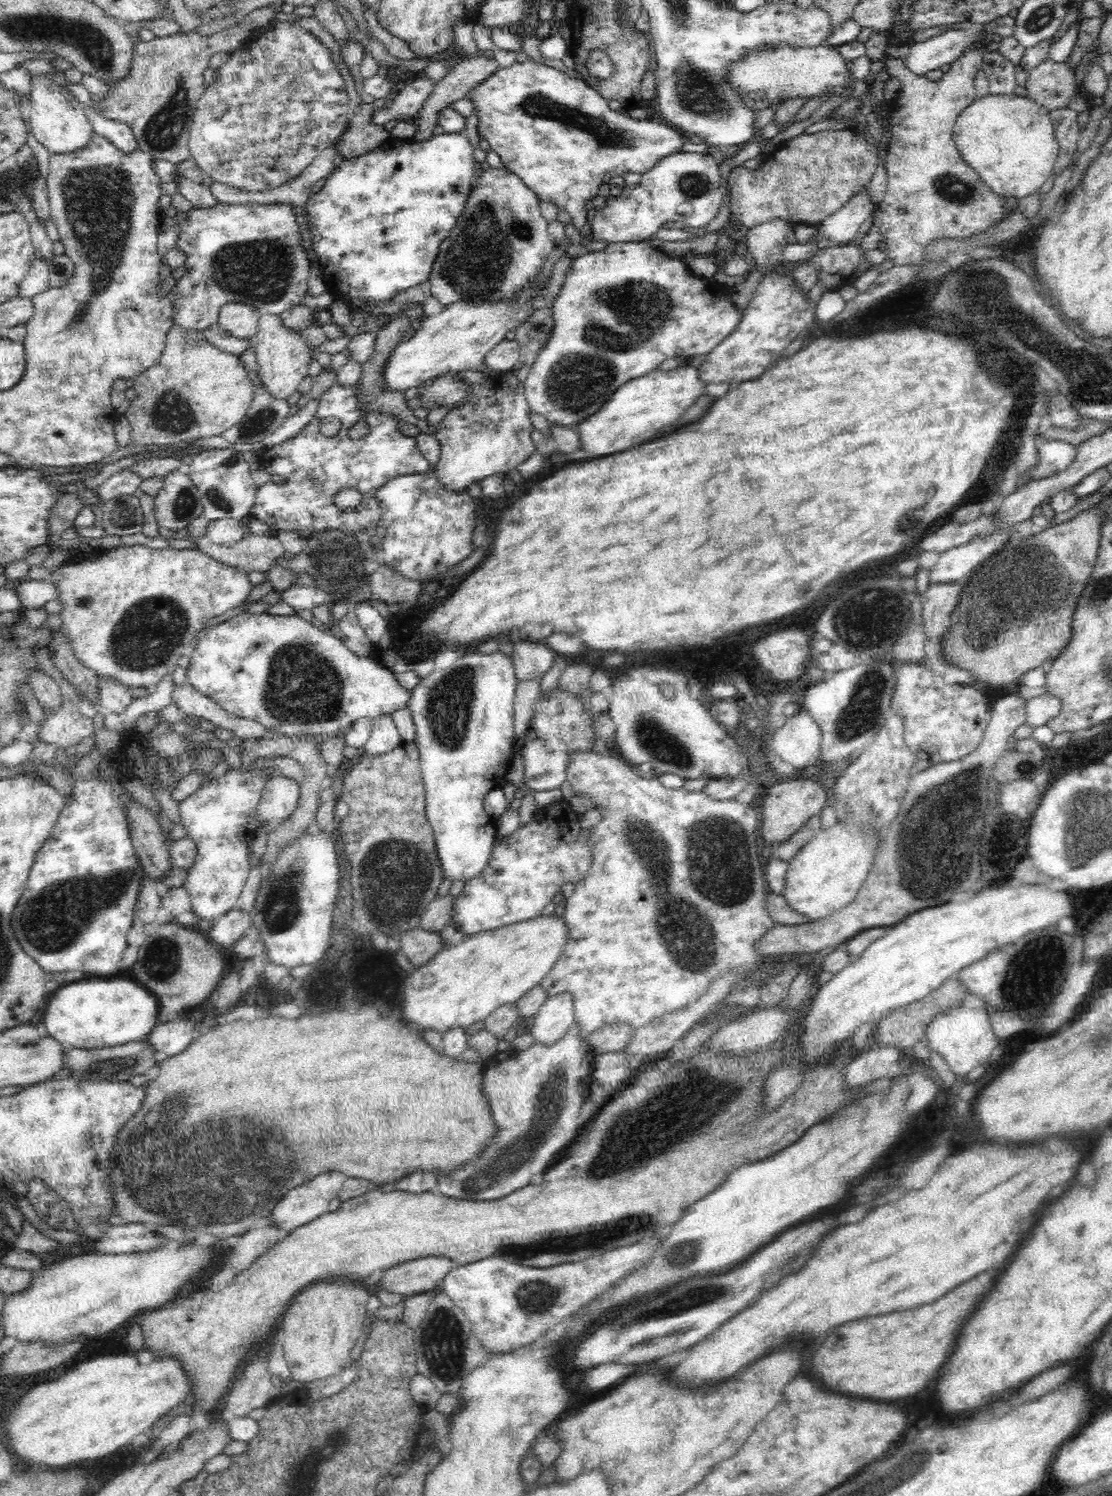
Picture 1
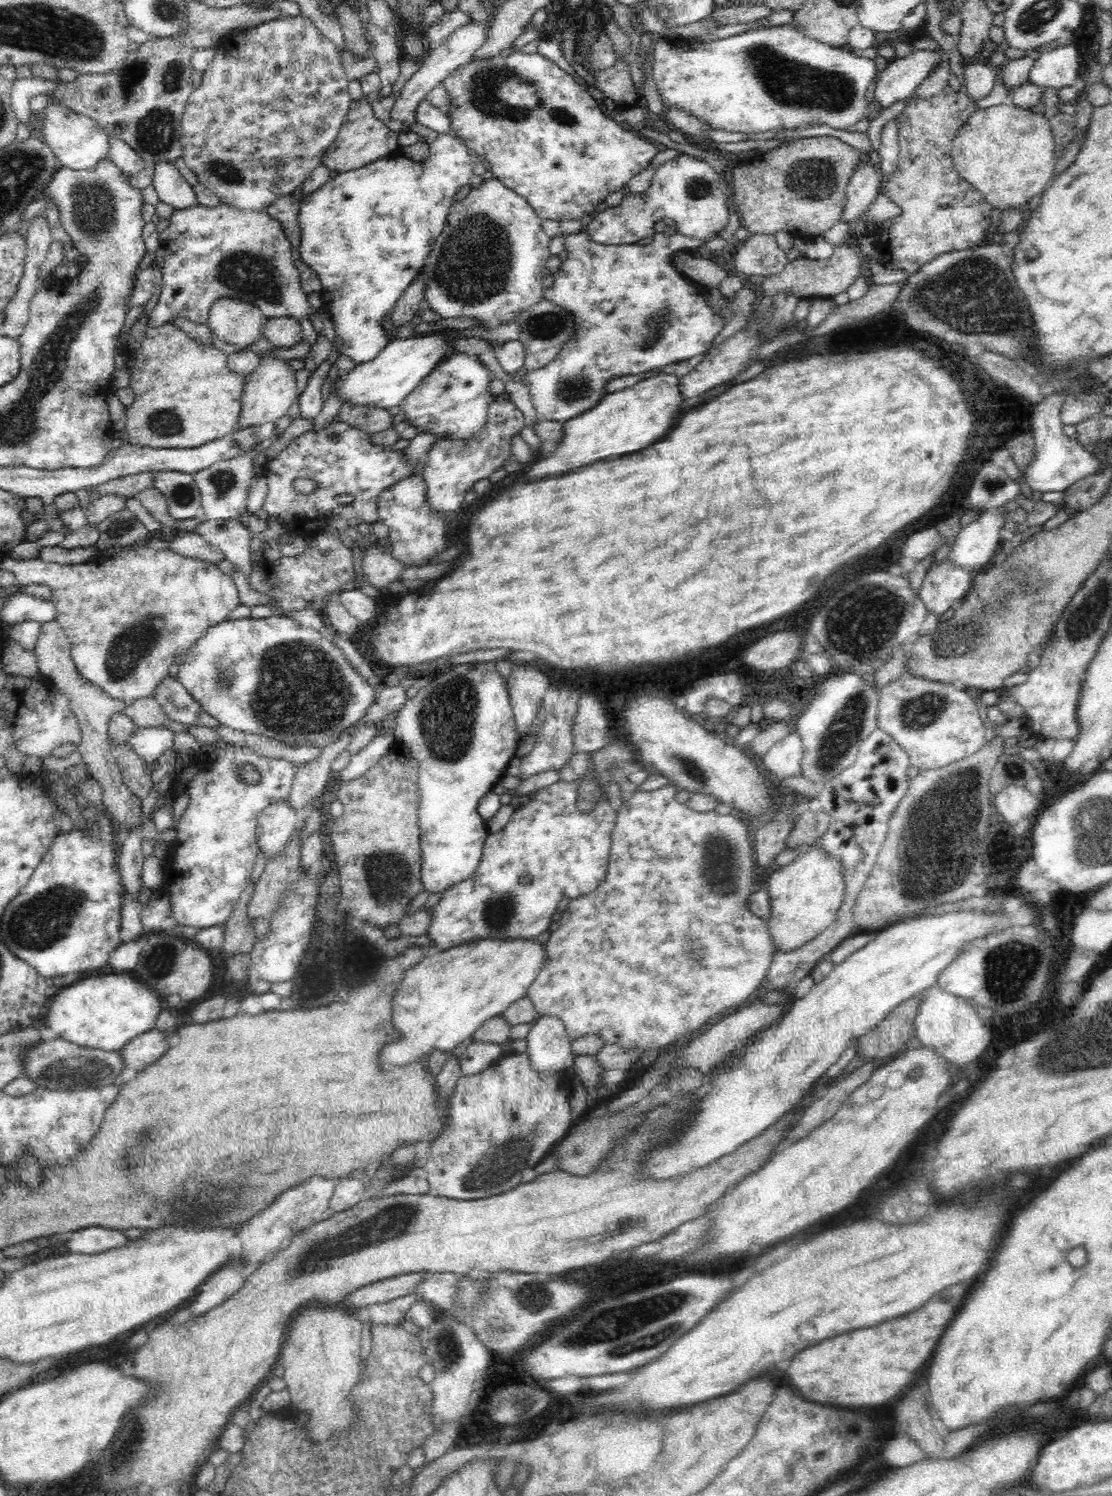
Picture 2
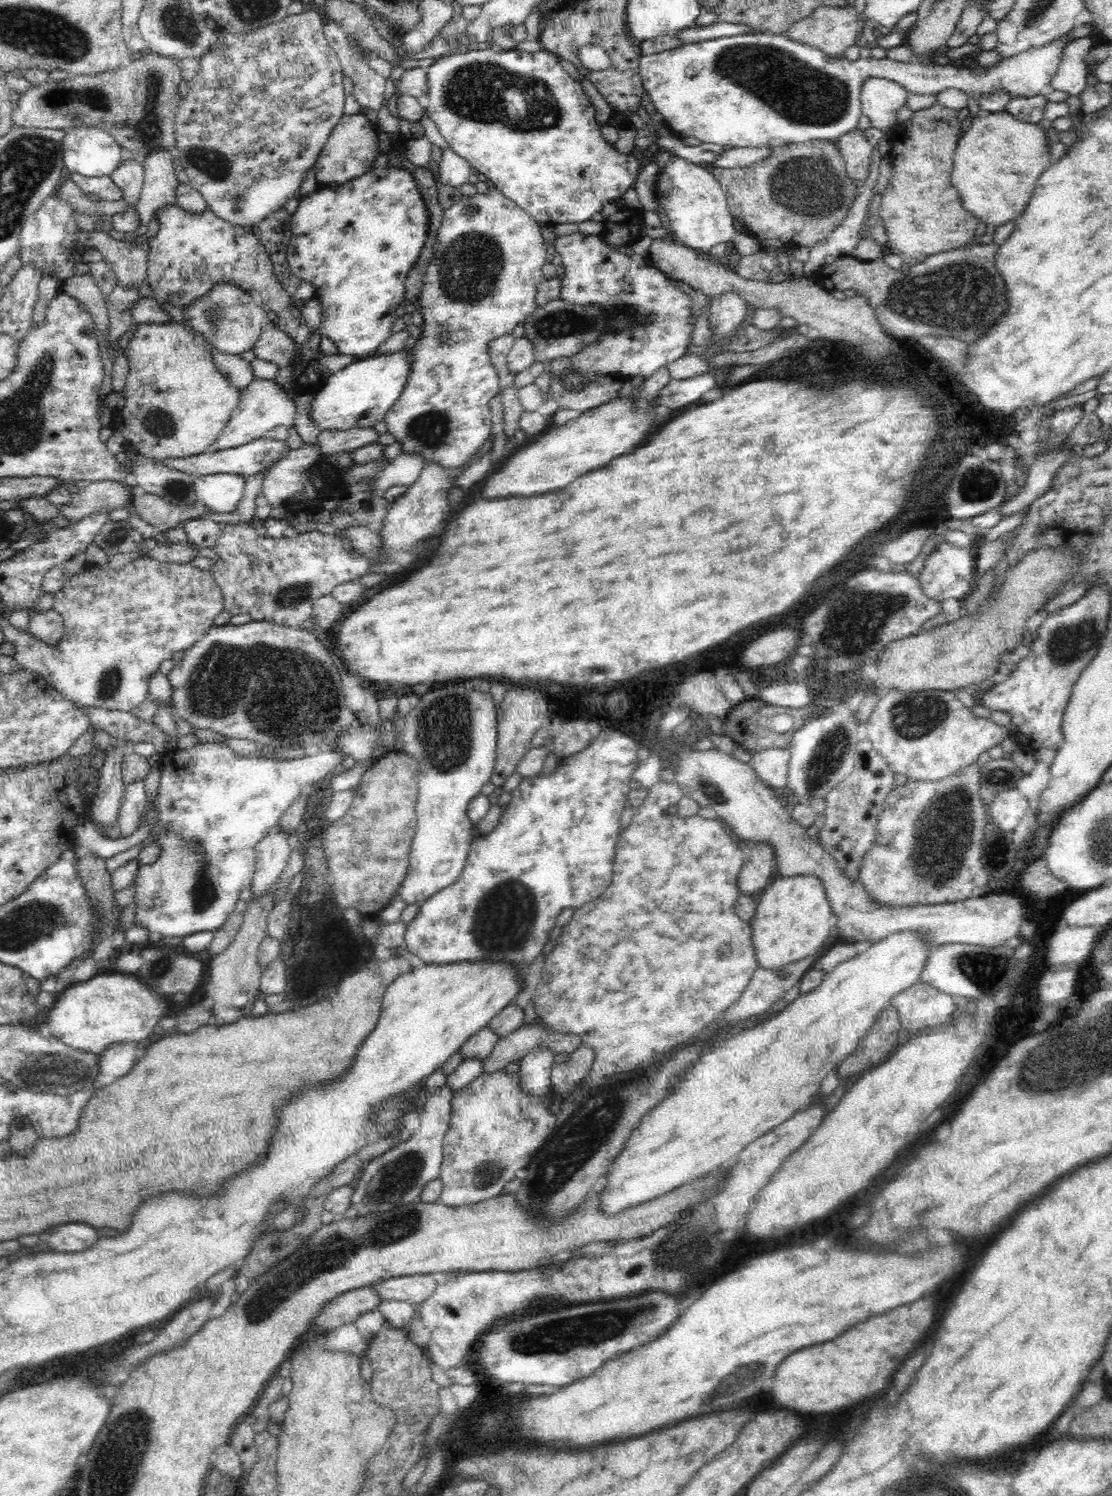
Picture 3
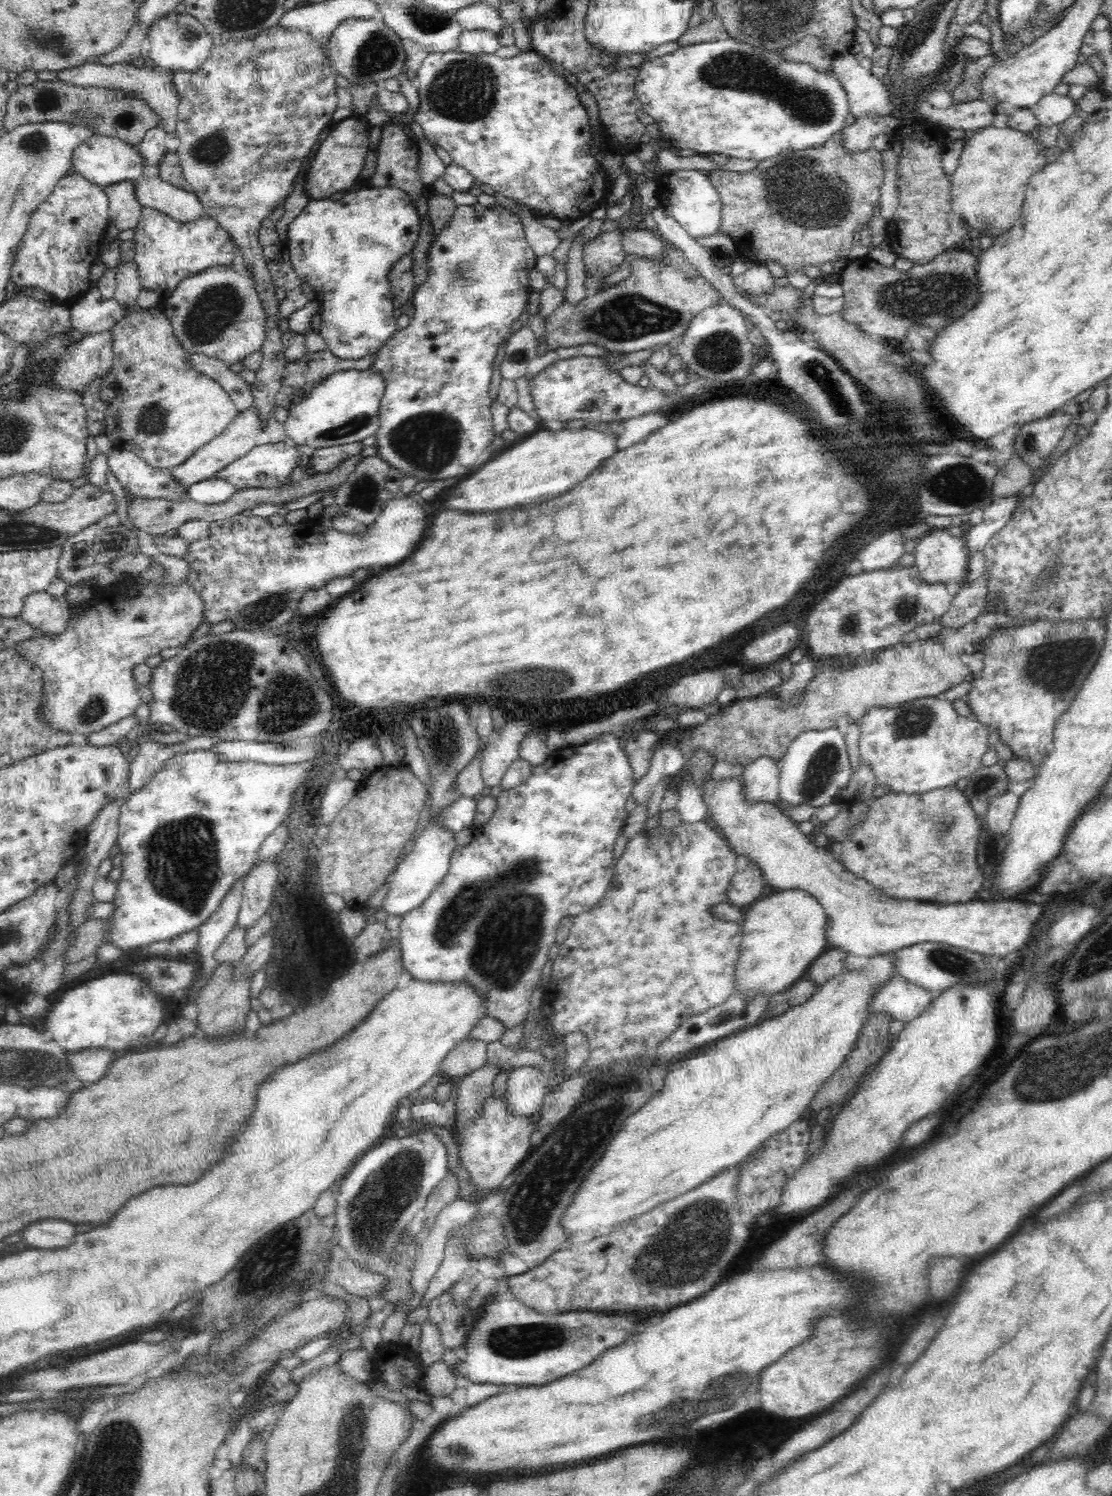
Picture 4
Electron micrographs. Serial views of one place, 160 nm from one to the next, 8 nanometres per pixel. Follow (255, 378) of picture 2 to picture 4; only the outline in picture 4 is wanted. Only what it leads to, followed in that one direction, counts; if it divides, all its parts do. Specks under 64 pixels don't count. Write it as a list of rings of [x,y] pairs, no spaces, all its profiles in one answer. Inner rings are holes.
[[[250,406],[248,410],[237,413],[234,420],[216,438],[207,442],[182,464],[171,469],[172,478],[178,480],[182,486],[187,488],[196,484],[196,482],[214,477],[218,470],[226,468],[230,462],[238,460],[240,456],[244,456],[246,452],[250,452],[258,444],[256,440],[258,440],[258,434],[264,431],[264,428],[261,427],[264,423],[266,423],[266,420],[258,416],[257,410],[253,406]]]

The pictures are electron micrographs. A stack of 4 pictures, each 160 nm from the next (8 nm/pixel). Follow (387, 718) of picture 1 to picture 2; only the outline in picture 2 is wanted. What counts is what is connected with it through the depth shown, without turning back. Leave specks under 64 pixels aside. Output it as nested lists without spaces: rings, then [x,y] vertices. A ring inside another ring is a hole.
[[[395,735],[376,736],[368,746],[364,746],[364,748],[361,748],[356,754],[351,756],[347,766],[338,772],[337,776],[341,778],[341,782],[360,778],[383,756],[386,756],[391,748],[397,745]]]

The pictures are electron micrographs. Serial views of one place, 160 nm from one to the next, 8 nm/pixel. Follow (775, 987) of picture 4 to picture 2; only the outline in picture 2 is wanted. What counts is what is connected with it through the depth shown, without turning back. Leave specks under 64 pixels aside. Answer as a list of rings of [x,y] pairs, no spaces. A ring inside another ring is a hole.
[[[816,842],[788,865],[774,867],[766,875],[771,906],[767,929],[777,950],[790,952],[804,946],[836,920],[846,886],[841,864]]]

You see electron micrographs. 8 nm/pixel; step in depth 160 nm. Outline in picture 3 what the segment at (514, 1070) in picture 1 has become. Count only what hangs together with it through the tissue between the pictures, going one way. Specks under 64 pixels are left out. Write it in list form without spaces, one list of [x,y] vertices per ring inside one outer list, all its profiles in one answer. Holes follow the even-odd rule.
[[[504,1070],[478,1076],[465,1088],[462,1088],[451,1102],[449,1128],[443,1141],[444,1160],[440,1166],[438,1178],[442,1179],[442,1194],[439,1202],[455,1208],[478,1205],[478,1202],[494,1198],[501,1194],[502,1188],[510,1182],[516,1170],[526,1168],[532,1157],[545,1147],[559,1125],[556,1115],[548,1109],[548,1094],[542,1097],[524,1093],[520,1087],[518,1074],[506,1074]]]

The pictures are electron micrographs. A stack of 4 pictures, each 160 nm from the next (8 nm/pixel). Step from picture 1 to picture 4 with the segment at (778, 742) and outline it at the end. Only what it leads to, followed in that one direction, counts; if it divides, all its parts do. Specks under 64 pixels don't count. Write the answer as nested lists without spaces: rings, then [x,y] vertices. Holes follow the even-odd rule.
[[[768,756],[754,759],[741,772],[746,802],[776,802],[779,798],[778,761]]]

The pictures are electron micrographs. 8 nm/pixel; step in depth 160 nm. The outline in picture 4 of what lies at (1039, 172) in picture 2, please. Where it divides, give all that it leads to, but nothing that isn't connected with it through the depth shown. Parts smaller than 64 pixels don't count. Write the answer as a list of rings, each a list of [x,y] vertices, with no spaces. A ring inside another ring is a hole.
[[[988,126],[975,131],[960,154],[958,168],[951,177],[953,212],[968,222],[981,236],[995,238],[1010,230],[1018,220],[1030,178],[1046,165],[1046,149],[1030,134],[1009,128]]]

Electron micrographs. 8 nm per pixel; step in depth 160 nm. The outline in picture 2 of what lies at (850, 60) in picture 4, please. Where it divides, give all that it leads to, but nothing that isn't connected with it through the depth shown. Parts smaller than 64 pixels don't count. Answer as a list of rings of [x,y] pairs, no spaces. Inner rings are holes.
[[[912,50],[910,54],[892,61],[888,66],[880,72],[880,76],[876,80],[876,88],[874,88],[874,98],[880,104],[882,109],[892,106],[895,102],[910,97],[917,86],[921,84],[923,78],[926,78],[930,71],[941,61],[944,60],[944,51],[926,51]]]

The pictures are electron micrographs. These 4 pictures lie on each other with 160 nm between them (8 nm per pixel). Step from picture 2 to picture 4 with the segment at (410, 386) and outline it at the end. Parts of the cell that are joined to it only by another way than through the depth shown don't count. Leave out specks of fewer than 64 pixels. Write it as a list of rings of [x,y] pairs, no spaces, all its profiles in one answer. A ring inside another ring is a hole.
[[[342,370],[334,372],[302,402],[288,409],[288,416],[283,422],[286,436],[291,444],[328,448],[358,442],[372,436],[378,430],[378,407],[382,395],[386,392],[381,374],[370,370]]]

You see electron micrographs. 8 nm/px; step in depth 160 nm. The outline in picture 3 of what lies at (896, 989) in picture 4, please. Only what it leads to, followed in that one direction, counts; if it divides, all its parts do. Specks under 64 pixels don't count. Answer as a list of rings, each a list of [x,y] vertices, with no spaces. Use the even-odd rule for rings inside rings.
[[[916,981],[909,989],[891,998],[890,1005],[897,1008],[903,1028],[911,1033],[923,1033],[953,1021],[960,1001],[931,984]]]

